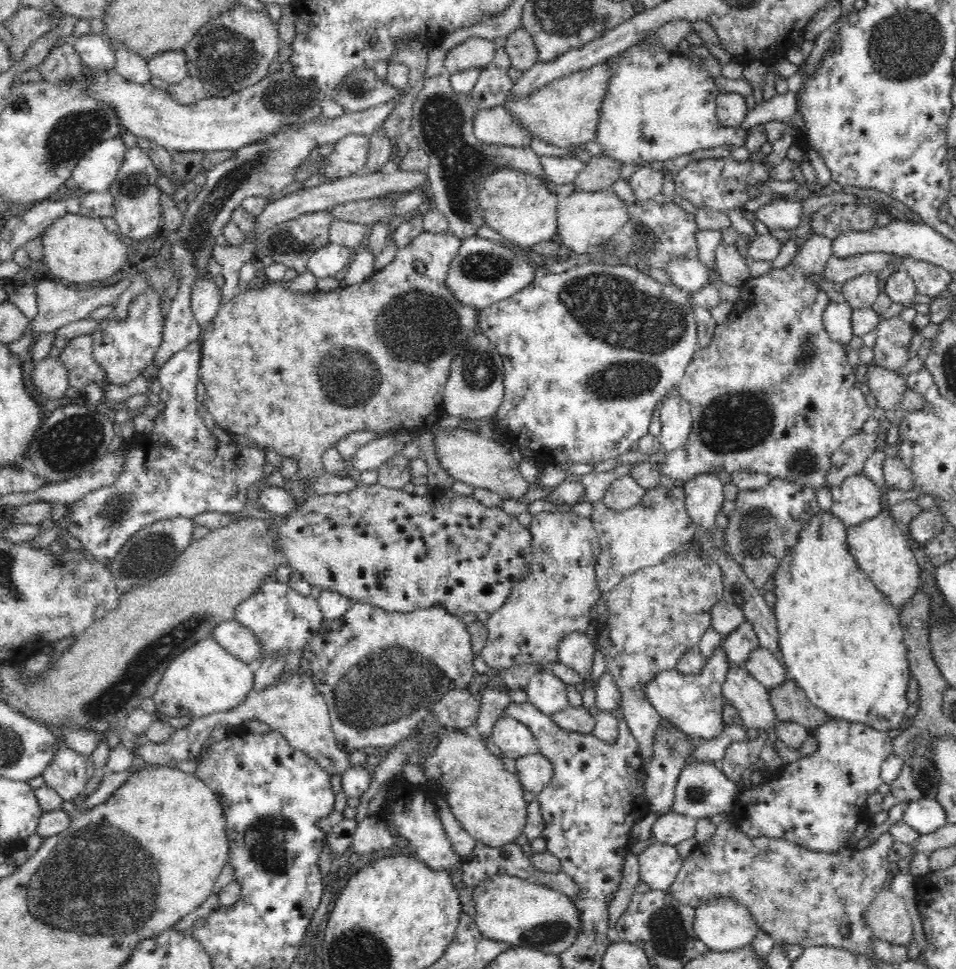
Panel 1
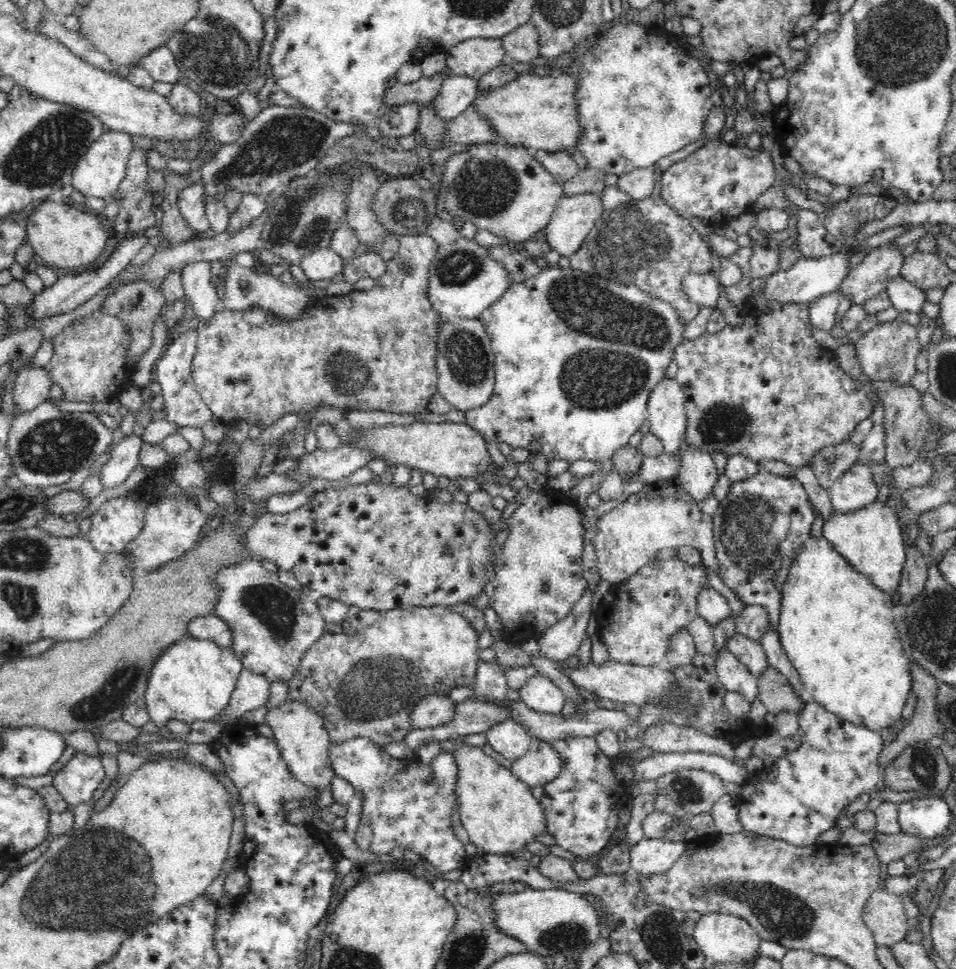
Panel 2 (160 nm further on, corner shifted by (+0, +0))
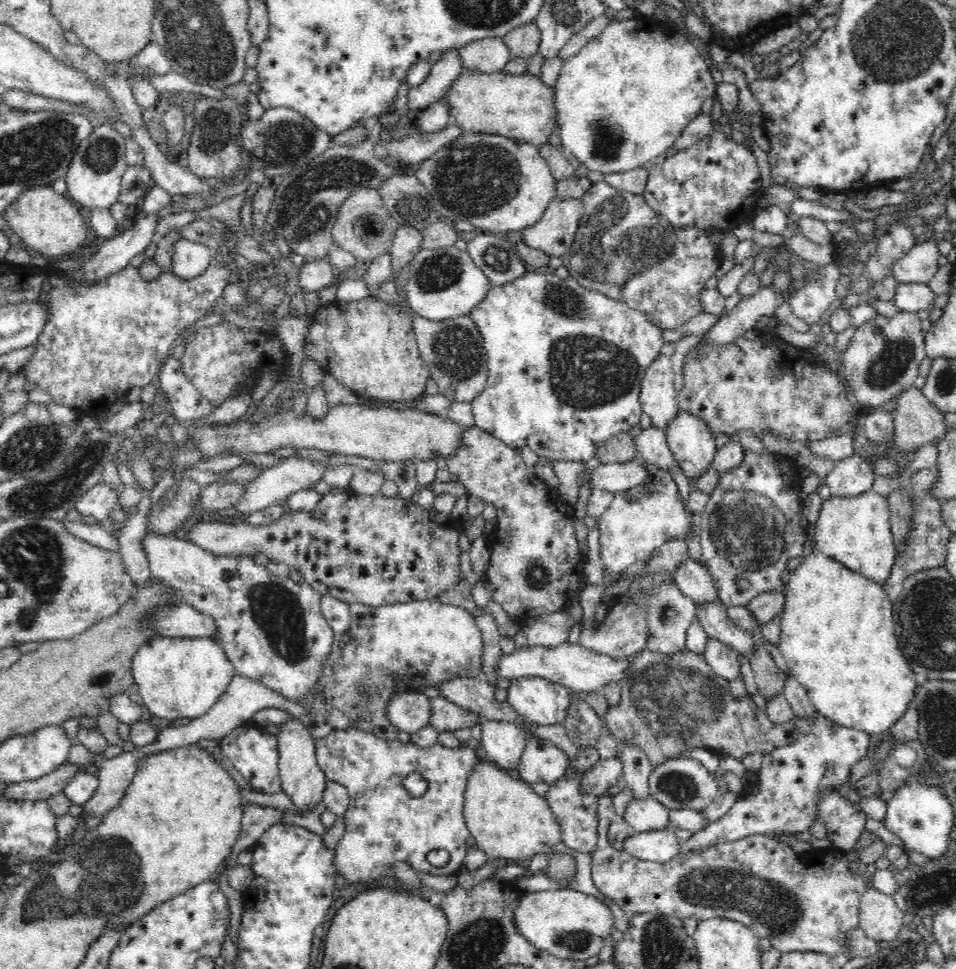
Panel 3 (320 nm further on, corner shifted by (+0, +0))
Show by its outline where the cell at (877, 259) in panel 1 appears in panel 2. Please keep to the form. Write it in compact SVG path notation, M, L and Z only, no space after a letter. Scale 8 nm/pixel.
M846 251L821 258L802 256L789 269L777 270L766 278L764 285L760 288L760 295L764 301L778 301L782 304L808 303L810 300L828 294L828 292L839 290L840 284L850 271L848 270L849 260L850 255Z

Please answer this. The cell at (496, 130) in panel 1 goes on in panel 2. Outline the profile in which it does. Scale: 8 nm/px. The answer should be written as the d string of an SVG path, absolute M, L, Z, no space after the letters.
M468 108L449 122L443 135L443 146L463 147L477 143L498 141L500 137L475 108Z

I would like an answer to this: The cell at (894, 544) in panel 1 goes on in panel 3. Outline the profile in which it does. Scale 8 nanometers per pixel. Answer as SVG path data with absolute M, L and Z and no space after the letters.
M872 489L856 496L830 496L823 500L815 522L816 550L882 585L890 576L896 556L891 528L887 498Z

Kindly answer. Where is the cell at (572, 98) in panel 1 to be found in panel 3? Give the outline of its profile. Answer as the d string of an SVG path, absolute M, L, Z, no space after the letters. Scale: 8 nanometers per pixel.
M463 70L460 76L450 84L450 88L440 98L447 104L452 124L461 130L488 133L514 138L542 147L554 128L557 128L554 89L542 83L539 73L536 76L528 72L512 75L507 72L470 72Z

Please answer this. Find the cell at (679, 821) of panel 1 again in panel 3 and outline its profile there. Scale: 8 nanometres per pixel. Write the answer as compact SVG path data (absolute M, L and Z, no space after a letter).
M650 795L646 798L633 798L628 802L621 820L626 821L635 832L646 832L669 826L668 816L669 810Z

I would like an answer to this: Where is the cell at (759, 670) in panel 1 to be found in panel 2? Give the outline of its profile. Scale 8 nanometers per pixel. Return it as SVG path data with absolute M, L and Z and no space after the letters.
M737 631L724 642L725 648L738 658L755 677L769 666L767 655L760 640L747 638Z

